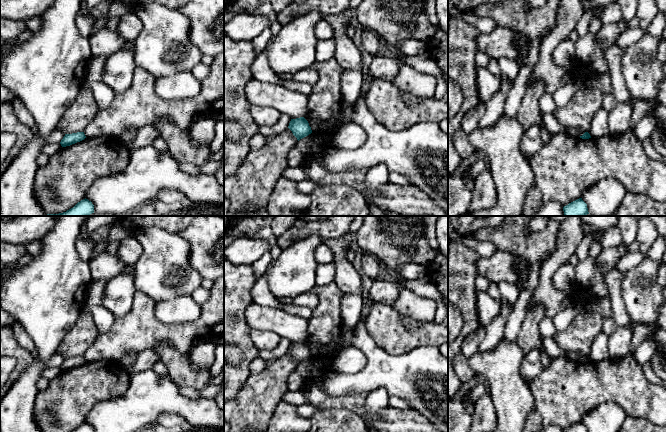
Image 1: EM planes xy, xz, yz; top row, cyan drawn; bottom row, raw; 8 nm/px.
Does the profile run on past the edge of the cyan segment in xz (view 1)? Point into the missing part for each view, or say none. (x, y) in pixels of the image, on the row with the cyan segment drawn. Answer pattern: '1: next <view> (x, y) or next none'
1: next none

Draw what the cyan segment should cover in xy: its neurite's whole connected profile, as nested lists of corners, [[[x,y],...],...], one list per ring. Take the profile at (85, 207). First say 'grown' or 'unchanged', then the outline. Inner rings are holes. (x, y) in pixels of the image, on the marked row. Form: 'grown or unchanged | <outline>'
unchanged | [[[88,199],[78,202],[73,208],[59,214],[47,214],[45,216],[89,216],[94,213],[94,205]]]

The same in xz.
unchanged | [[[304,117],[291,119],[288,128],[298,141],[312,133],[311,127]]]

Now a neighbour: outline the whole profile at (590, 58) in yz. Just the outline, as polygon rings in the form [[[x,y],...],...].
[[[593,12],[589,14],[587,33],[574,42],[575,63],[573,68],[582,75],[582,83],[590,74],[610,73],[605,48],[602,48],[596,39],[597,32],[604,25],[596,14]]]

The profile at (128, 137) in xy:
[[[131,128],[118,136],[118,138],[125,144],[125,146],[130,151],[135,149],[135,138],[136,138],[137,130],[138,130],[137,128]]]

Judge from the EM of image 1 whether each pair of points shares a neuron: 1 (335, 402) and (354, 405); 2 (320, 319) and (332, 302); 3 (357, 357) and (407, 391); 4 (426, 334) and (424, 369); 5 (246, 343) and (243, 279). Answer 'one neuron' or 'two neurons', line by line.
1: one neuron
2: one neuron
3: two neurons
4: two neurons
5: one neuron

